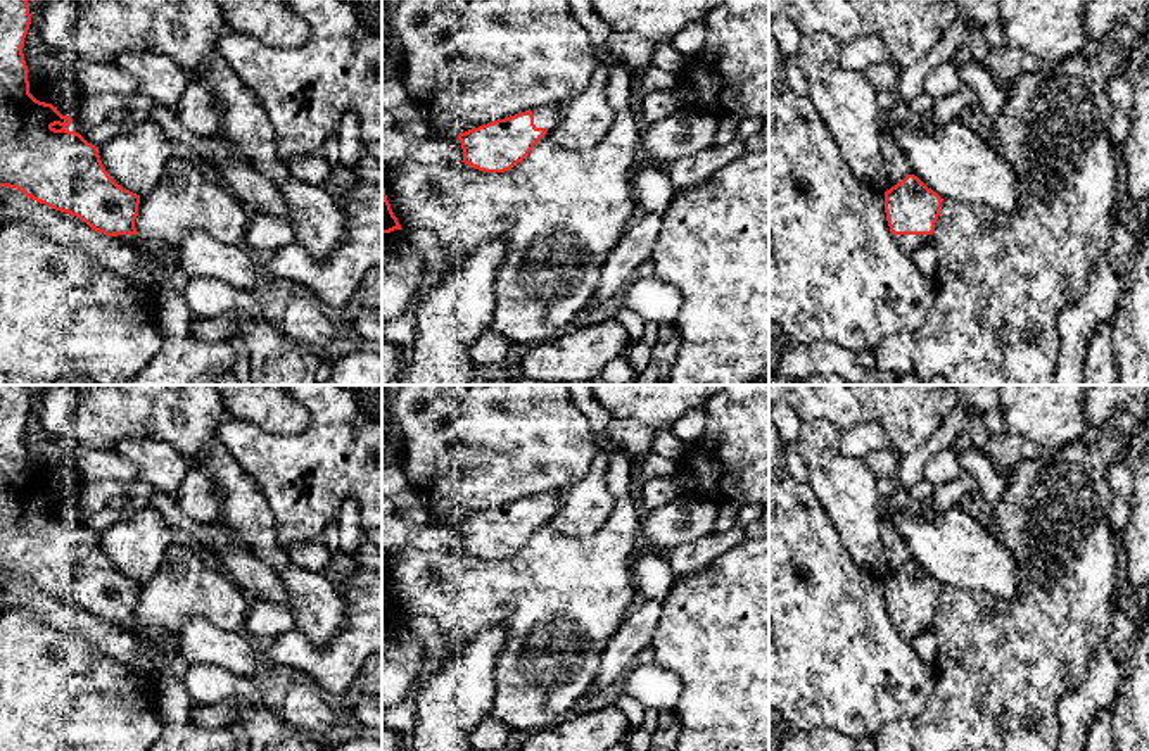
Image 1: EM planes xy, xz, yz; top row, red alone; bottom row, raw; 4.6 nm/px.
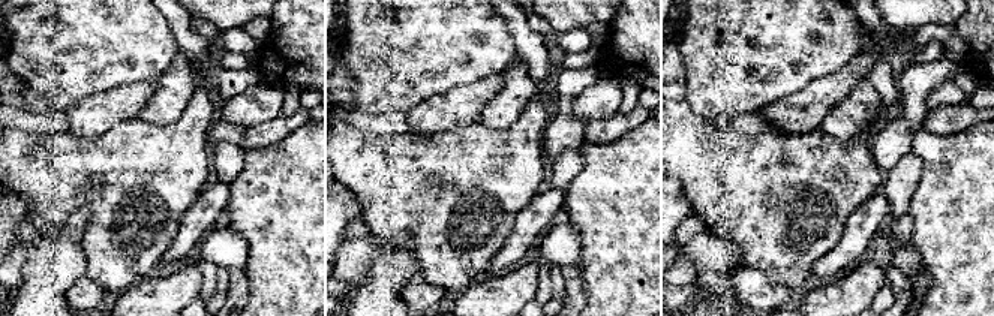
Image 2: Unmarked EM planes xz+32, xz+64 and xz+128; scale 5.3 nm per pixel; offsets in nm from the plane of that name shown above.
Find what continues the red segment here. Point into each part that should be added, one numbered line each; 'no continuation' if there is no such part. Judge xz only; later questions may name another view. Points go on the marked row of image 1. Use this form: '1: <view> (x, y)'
1: xz (548, 118)

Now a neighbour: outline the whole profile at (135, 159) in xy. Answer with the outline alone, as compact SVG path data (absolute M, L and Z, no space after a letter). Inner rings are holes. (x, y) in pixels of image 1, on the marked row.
M149 119L130 123L121 135L98 147L98 155L117 185L145 197L175 157L175 142L159 123Z

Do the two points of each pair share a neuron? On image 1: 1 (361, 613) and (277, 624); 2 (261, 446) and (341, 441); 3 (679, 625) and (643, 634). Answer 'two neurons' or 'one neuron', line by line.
1: two neurons
2: one neuron
3: two neurons

